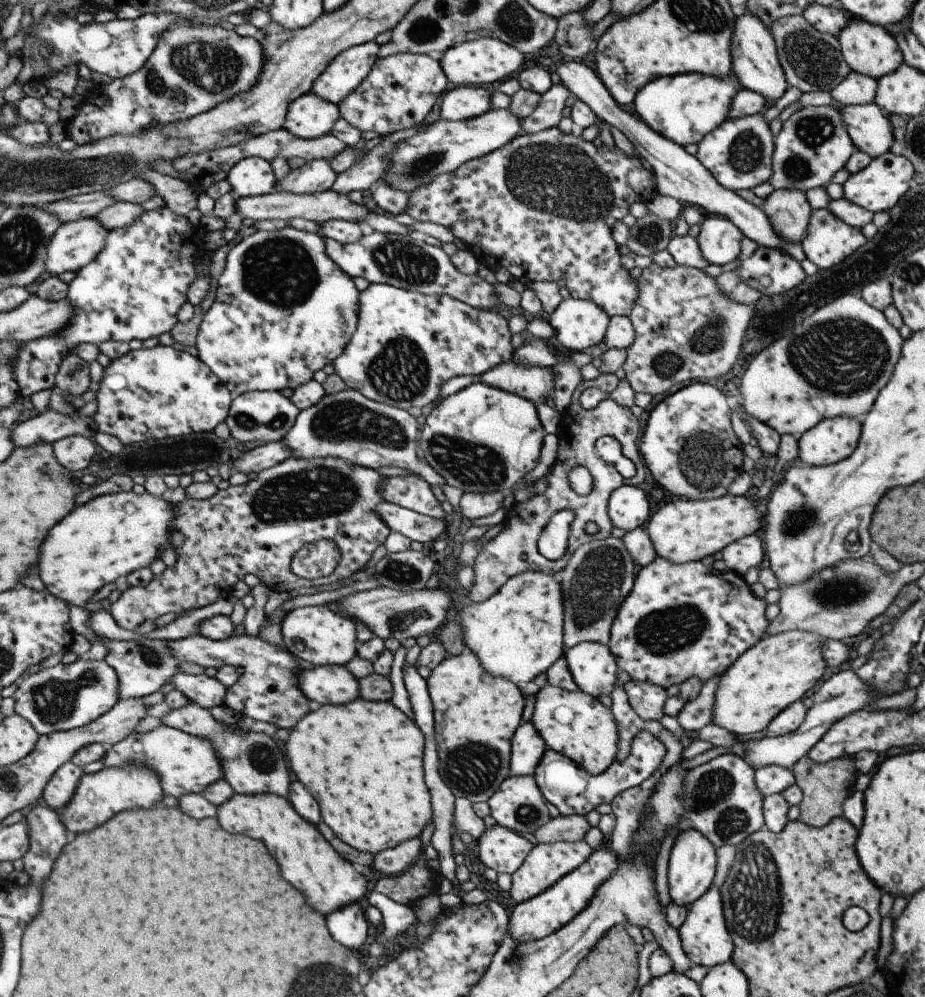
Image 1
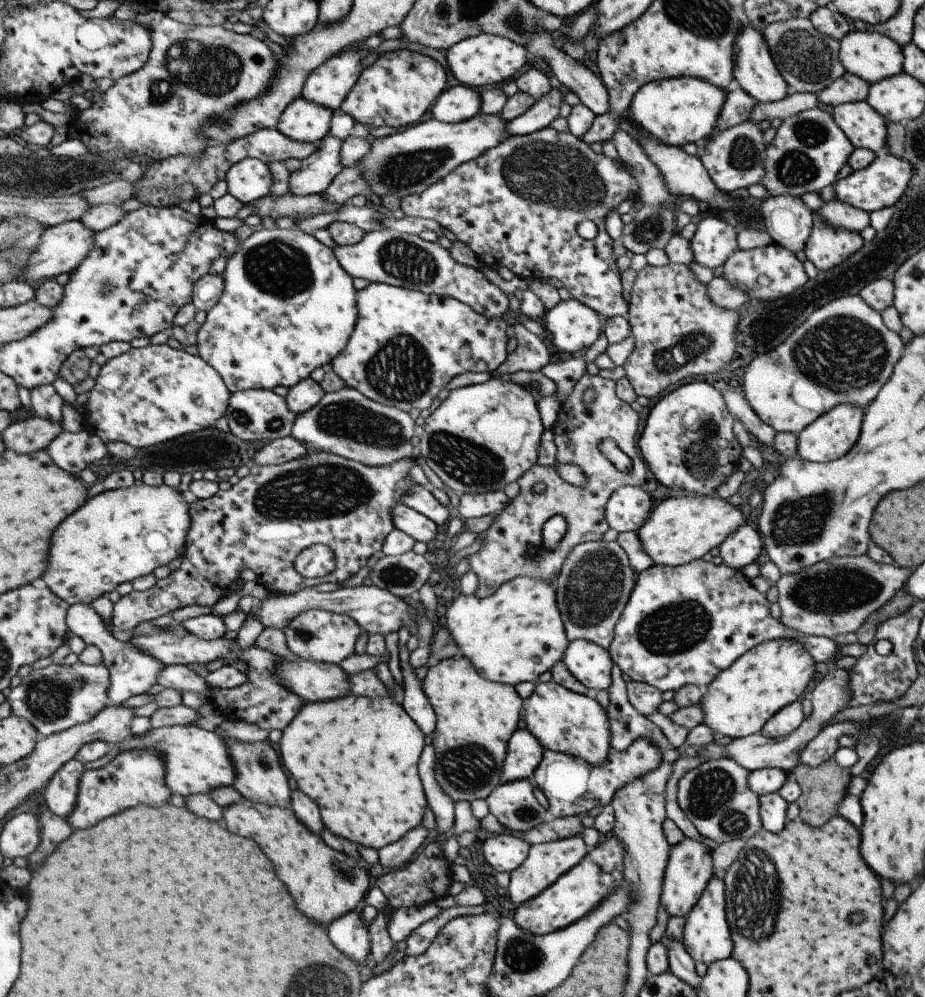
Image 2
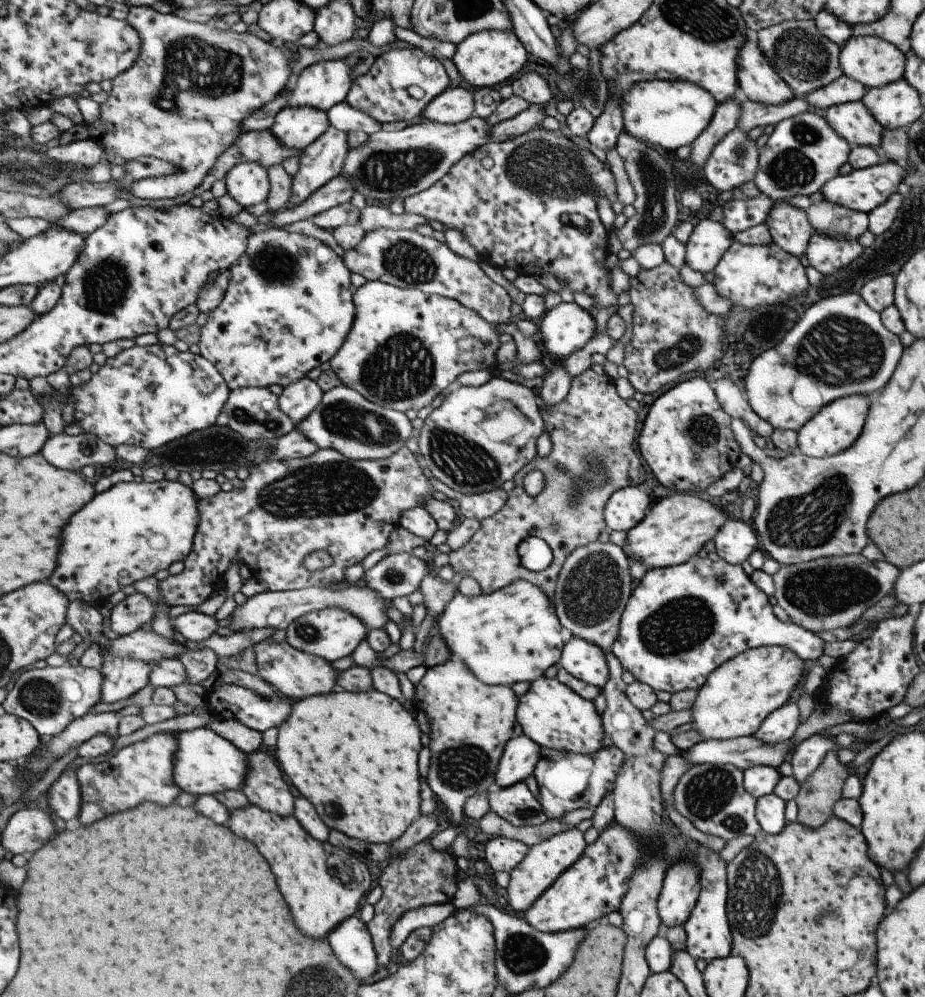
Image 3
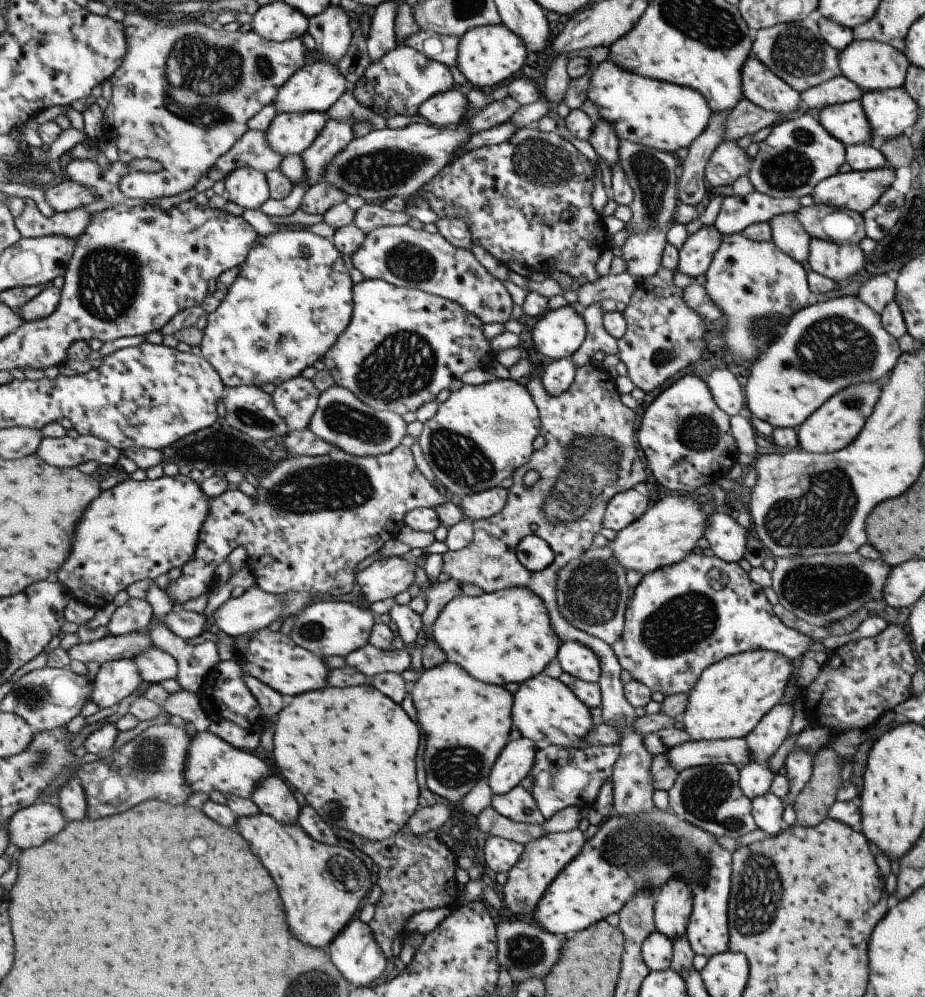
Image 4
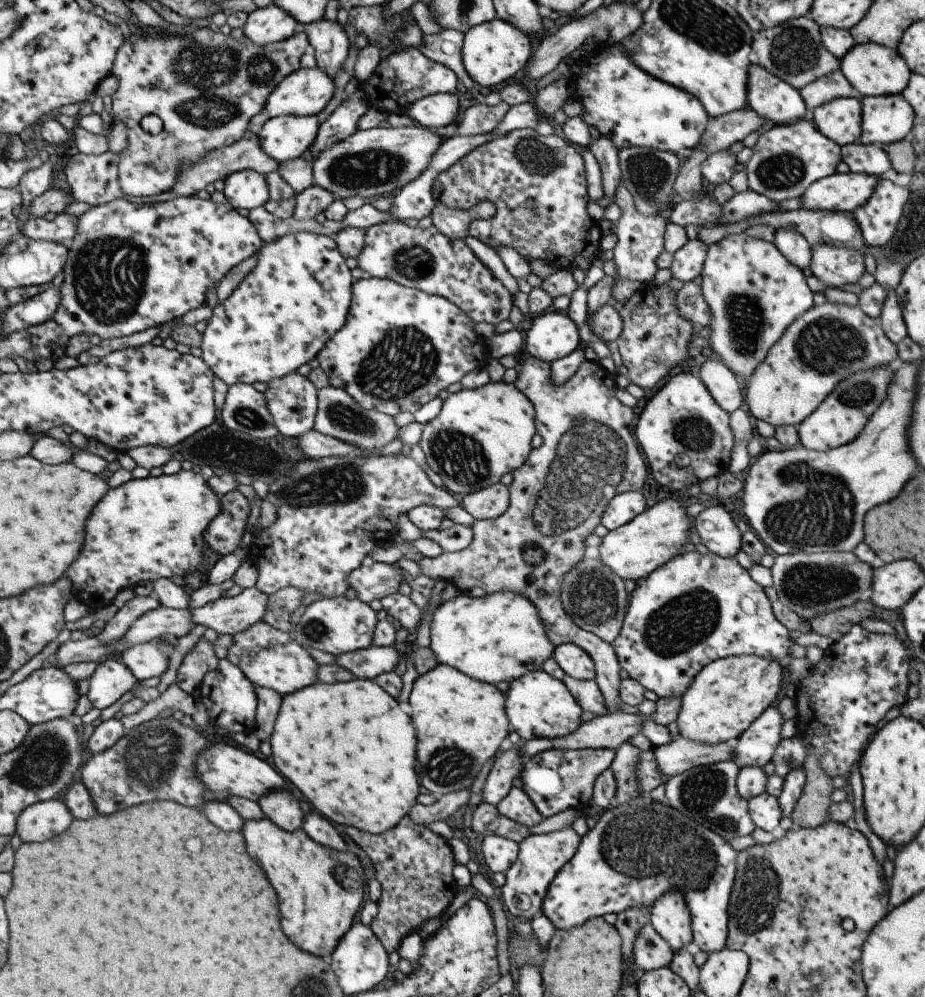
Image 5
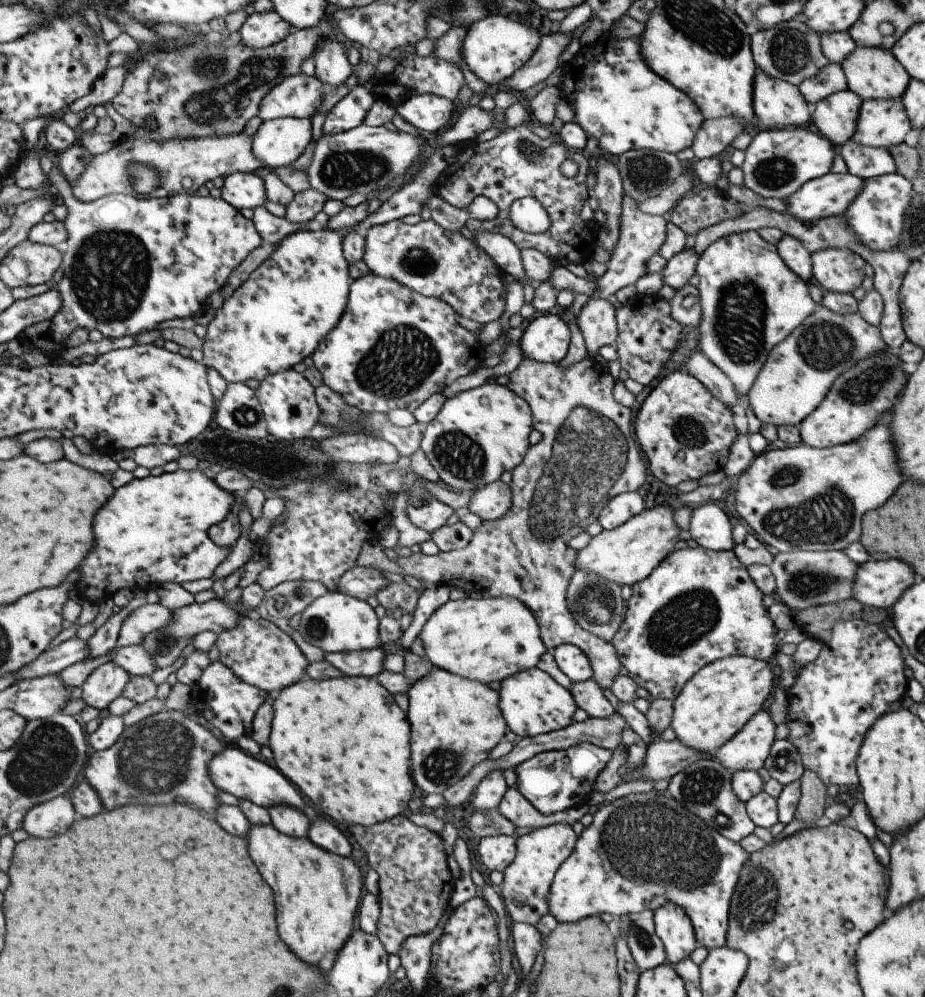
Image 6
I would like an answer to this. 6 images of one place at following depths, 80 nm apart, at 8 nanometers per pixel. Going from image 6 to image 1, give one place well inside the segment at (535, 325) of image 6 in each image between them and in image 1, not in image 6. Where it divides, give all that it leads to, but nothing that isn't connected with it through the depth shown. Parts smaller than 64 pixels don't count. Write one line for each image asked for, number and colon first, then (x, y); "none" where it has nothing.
1: (577, 324)
2: (571, 326)
3: (566, 328)
4: (557, 333)
5: (552, 335)

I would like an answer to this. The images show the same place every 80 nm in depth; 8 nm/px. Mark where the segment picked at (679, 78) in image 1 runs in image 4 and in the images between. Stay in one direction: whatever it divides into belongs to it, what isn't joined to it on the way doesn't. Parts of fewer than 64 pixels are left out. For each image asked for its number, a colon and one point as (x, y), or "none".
2: (678, 110)
3: (665, 115)
4: (663, 116)

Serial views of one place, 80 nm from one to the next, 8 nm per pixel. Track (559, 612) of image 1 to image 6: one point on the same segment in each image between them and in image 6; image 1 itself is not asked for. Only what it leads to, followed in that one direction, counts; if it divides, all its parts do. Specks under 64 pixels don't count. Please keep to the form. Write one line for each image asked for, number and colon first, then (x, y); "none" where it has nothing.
2: (515, 634)
3: (511, 635)
4: (504, 636)
5: (499, 637)
6: (488, 639)

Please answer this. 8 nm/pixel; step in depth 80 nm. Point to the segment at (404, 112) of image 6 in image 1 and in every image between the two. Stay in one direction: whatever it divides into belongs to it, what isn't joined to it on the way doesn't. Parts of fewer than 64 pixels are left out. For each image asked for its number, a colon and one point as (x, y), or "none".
1: (463, 102)
2: (456, 103)
3: (455, 104)
4: (447, 108)
5: (438, 110)

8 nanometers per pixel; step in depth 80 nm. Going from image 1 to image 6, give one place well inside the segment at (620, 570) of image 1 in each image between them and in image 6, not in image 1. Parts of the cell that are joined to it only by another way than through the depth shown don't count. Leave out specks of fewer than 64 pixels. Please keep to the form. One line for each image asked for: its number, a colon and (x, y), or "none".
2: (595, 580)
3: (593, 583)
4: (591, 592)
5: (592, 596)
6: (595, 604)

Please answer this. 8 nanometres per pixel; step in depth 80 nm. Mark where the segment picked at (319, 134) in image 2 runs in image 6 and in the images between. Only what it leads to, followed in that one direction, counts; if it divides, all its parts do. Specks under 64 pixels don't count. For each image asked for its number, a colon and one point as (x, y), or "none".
3: (298, 127)
4: (291, 133)
5: (285, 138)
6: (279, 142)

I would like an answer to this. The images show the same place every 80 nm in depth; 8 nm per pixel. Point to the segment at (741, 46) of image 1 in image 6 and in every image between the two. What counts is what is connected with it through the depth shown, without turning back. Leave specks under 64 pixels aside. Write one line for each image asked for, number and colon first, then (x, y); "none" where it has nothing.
2: (753, 67)
3: (758, 81)
4: (759, 85)
5: (776, 102)
6: (777, 104)

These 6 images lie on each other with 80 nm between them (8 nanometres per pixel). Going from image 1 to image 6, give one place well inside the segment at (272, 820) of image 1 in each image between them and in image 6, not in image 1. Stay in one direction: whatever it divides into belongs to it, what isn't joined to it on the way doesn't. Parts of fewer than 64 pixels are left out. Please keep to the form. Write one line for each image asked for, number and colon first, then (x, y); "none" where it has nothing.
2: (326, 882)
3: (323, 884)
4: (323, 884)
5: (321, 888)
6: (318, 891)

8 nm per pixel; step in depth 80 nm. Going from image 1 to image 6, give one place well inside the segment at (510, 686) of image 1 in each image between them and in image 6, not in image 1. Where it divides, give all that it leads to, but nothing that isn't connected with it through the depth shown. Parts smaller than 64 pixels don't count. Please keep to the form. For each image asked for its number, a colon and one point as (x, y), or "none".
2: (475, 717)
3: (470, 721)
4: (466, 723)
5: (460, 721)
6: (455, 722)

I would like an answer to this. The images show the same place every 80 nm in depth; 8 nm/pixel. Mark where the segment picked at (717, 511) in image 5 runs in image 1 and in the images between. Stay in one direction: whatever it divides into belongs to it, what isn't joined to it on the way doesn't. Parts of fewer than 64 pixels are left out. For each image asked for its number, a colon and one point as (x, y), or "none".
1: (747, 552)
2: (744, 546)
3: (735, 540)
4: (726, 538)

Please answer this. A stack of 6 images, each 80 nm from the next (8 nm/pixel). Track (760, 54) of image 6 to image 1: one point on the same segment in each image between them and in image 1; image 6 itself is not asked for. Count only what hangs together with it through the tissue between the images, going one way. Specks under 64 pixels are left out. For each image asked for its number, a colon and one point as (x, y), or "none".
1: (811, 61)
2: (808, 61)
3: (803, 58)
4: (795, 52)
5: (792, 51)

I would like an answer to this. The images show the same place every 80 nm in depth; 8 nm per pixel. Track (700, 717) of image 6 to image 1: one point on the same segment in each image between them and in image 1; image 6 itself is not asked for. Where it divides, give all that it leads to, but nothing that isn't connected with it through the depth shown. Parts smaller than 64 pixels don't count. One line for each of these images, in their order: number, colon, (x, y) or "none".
1: (778, 669)
2: (740, 699)
3: (736, 697)
4: (730, 696)
5: (727, 695)

